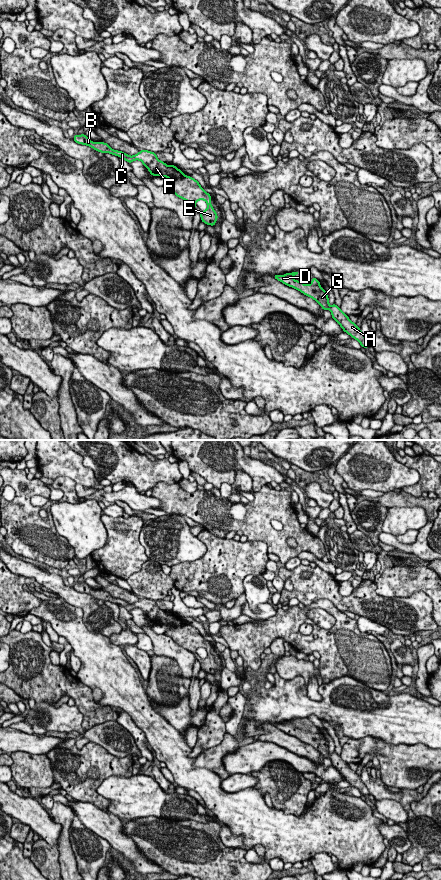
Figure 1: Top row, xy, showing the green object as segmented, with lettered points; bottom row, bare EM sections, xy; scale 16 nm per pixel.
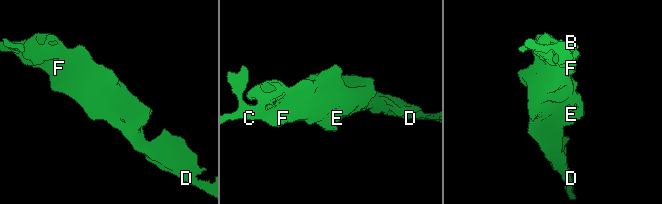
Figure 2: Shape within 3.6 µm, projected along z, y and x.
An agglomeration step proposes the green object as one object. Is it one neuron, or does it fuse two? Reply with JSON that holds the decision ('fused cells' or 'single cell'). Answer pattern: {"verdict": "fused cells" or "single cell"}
{"verdict": "single cell"}

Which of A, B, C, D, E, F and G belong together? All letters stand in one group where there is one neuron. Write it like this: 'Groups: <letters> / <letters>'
Groups: A B C D E F G

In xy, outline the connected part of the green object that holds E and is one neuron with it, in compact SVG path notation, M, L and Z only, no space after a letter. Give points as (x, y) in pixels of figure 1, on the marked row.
M76 134L73 139L78 144L90 146L98 152L116 155L128 163L140 160L152 176L170 178L171 180L166 182L164 186L170 188L177 197L191 203L195 207L198 200L204 200L208 207L205 211L199 213L201 221L211 226L216 224L218 216L211 205L212 198L210 194L200 186L197 180L183 174L182 171L173 164L167 166L165 162L160 161L156 153L148 150L140 150L138 154L129 156L122 151L113 150L107 143L92 142L85 134Z

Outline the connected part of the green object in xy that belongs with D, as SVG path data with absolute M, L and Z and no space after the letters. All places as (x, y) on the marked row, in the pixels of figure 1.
M299 271L286 273L285 275L273 275L273 277L285 285L302 292L304 295L311 297L321 305L323 310L329 309L332 318L341 326L343 331L356 339L362 347L367 349L370 346L369 342L356 323L351 322L348 315L346 315L335 303L331 307L329 306L327 292L320 286L320 282L315 277L312 277L311 284L303 284L302 281L294 280L293 276L295 274L299 275Z

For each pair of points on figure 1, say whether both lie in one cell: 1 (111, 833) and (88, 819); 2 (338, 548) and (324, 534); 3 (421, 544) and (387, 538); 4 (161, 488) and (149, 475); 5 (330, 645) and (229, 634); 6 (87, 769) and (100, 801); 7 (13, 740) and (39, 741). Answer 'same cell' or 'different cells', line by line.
1: same cell
2: same cell
3: same cell
4: different cells
5: same cell
6: same cell
7: same cell

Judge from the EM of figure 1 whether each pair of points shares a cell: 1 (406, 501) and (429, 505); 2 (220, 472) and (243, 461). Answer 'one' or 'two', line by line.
1: one
2: one

